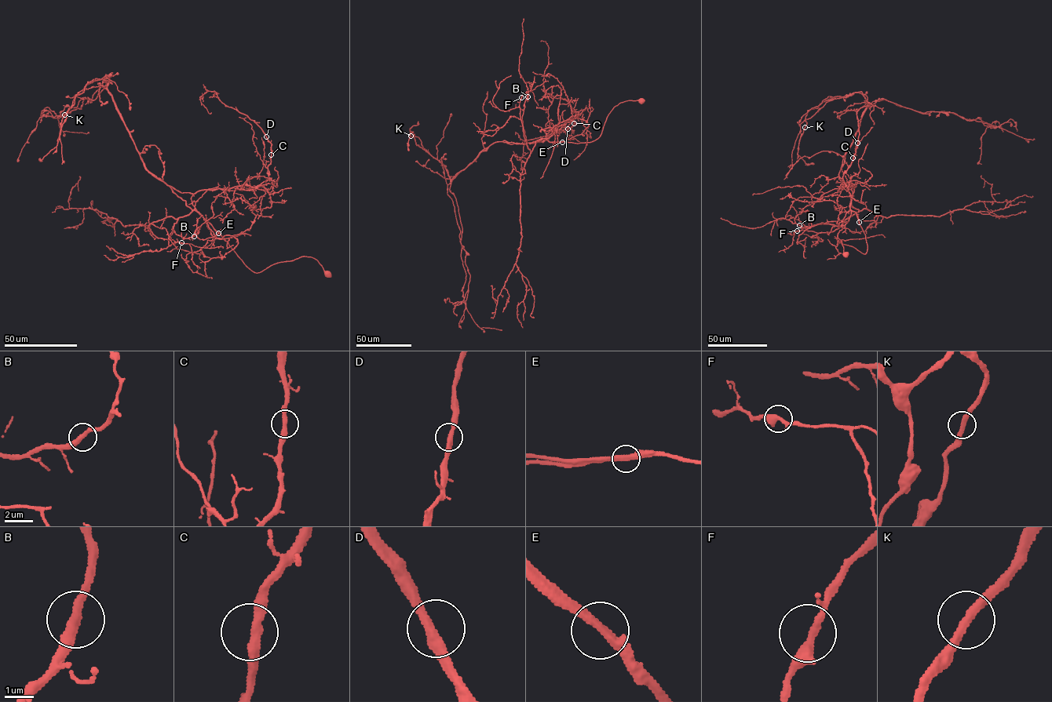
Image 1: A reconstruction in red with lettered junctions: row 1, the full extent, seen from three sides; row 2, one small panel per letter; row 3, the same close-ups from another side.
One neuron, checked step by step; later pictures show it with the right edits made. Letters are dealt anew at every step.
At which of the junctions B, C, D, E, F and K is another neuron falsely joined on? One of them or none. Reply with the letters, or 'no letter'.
E

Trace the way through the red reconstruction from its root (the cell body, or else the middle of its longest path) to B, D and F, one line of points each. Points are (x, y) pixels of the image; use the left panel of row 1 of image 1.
B: (328, 273), (316, 260), (306, 256), (254, 272), (194, 210), (178, 218), (173, 230), (183, 238), (194, 236)
D: (328, 273), (306, 256), (254, 272), (195, 207), (208, 190), (255, 187), (268, 179), (272, 143), (266, 136)
F: (328, 273), (316, 260), (306, 256), (254, 272), (194, 210), (178, 218), (170, 234), (169, 245), (181, 242)

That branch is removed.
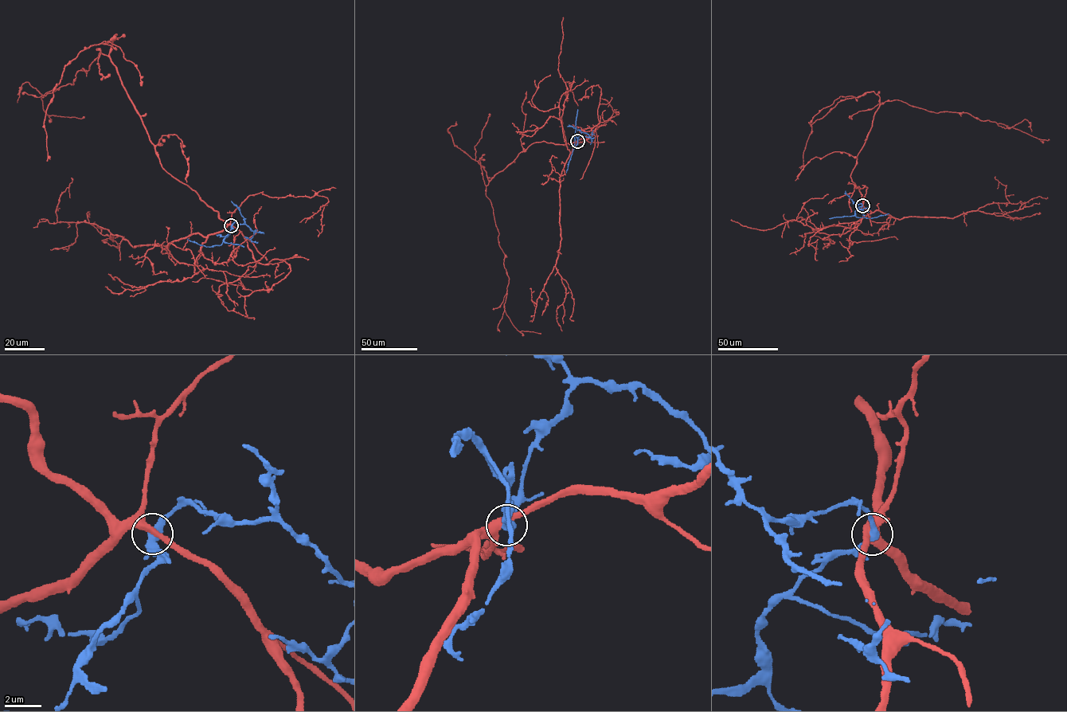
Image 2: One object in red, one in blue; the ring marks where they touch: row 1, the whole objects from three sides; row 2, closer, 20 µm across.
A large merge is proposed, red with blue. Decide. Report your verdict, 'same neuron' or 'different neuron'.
different neuron

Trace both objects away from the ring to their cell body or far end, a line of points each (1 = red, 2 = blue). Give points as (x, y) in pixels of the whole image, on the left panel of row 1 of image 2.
1: (231, 225), (162, 167), (117, 68), (99, 48), (73, 84), (41, 98), (48, 115), (84, 116)
2: (231, 225), (220, 245), (206, 247), (186, 239)

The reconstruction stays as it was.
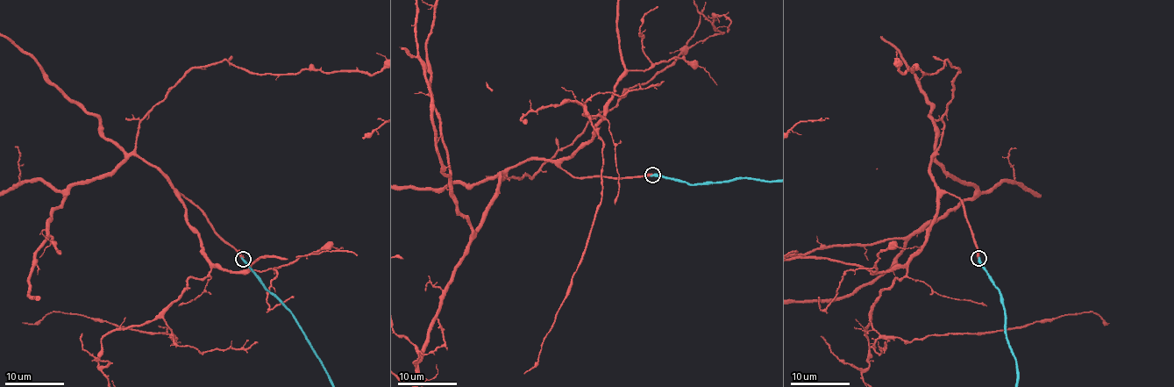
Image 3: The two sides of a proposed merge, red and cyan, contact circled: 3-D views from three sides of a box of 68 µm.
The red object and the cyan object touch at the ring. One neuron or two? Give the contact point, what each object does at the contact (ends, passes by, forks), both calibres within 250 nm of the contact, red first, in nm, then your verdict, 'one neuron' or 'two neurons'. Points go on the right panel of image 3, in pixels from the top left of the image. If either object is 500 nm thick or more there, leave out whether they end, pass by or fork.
(978, 258) | red ends | cyan ends | 320/340 nm | one neuron

